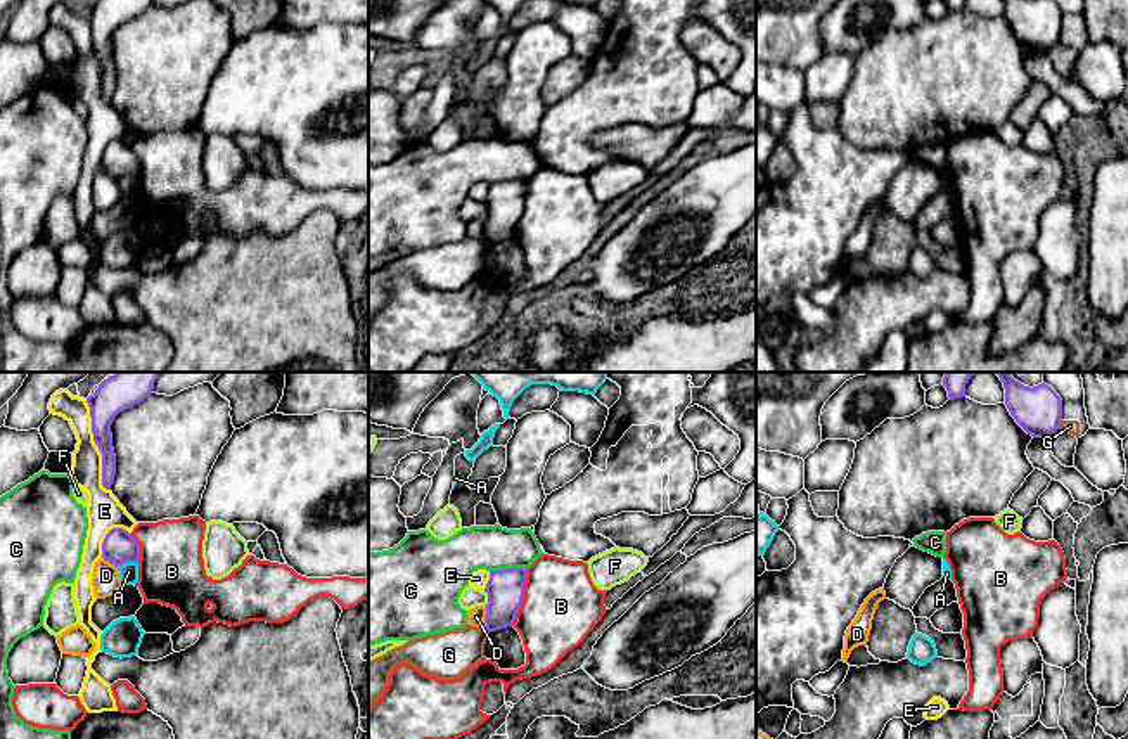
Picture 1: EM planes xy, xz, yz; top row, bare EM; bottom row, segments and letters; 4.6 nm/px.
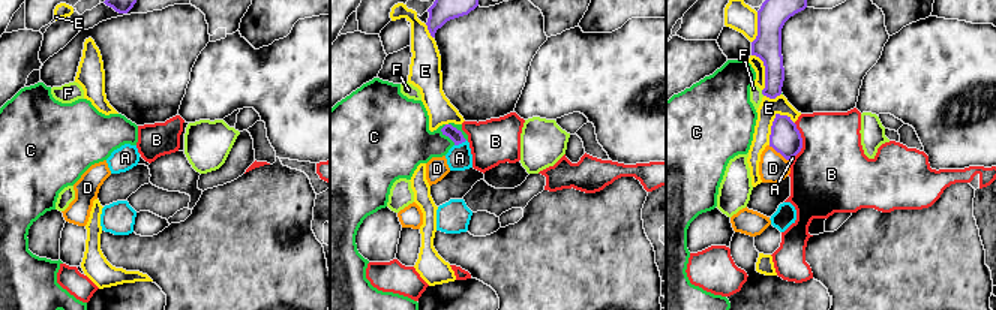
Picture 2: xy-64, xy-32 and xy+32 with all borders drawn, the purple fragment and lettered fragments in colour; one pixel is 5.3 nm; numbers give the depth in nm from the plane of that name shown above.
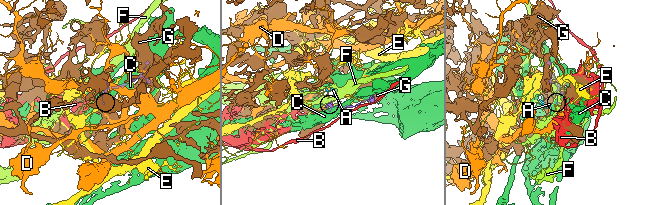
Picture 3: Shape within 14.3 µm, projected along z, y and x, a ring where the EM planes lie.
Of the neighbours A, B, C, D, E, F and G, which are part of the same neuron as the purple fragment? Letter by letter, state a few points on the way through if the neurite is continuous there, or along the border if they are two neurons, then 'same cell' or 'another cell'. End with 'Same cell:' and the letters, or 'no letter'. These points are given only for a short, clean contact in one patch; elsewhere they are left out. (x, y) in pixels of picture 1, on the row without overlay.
A: border xy (137, 173), (116, 179); another cell
B: border xz (528, 182), (523, 215), (512, 237); another cell
C: another cell
D: border xz (485, 218), (485, 239), (488, 243); another cell
E: another cell
F: another cell
G: another cell
Same cell: no letter

